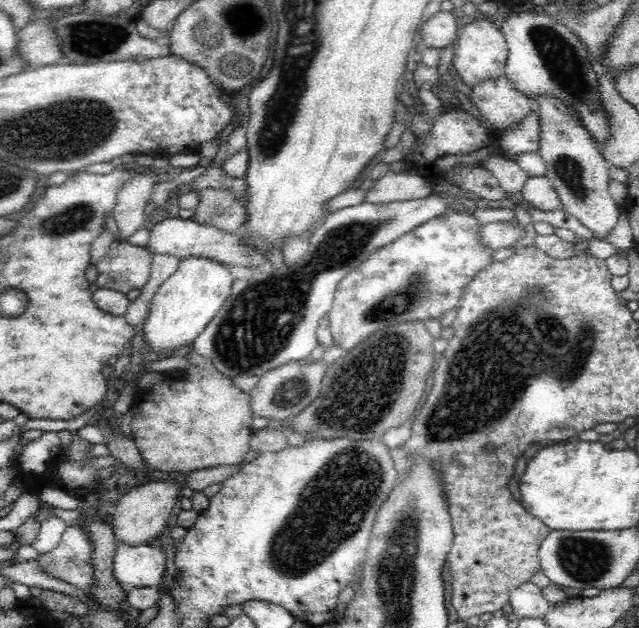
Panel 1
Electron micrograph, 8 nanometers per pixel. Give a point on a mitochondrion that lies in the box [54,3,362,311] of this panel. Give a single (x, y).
(93, 38)

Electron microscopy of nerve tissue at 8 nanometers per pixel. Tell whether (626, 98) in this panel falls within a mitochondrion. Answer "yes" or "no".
no

